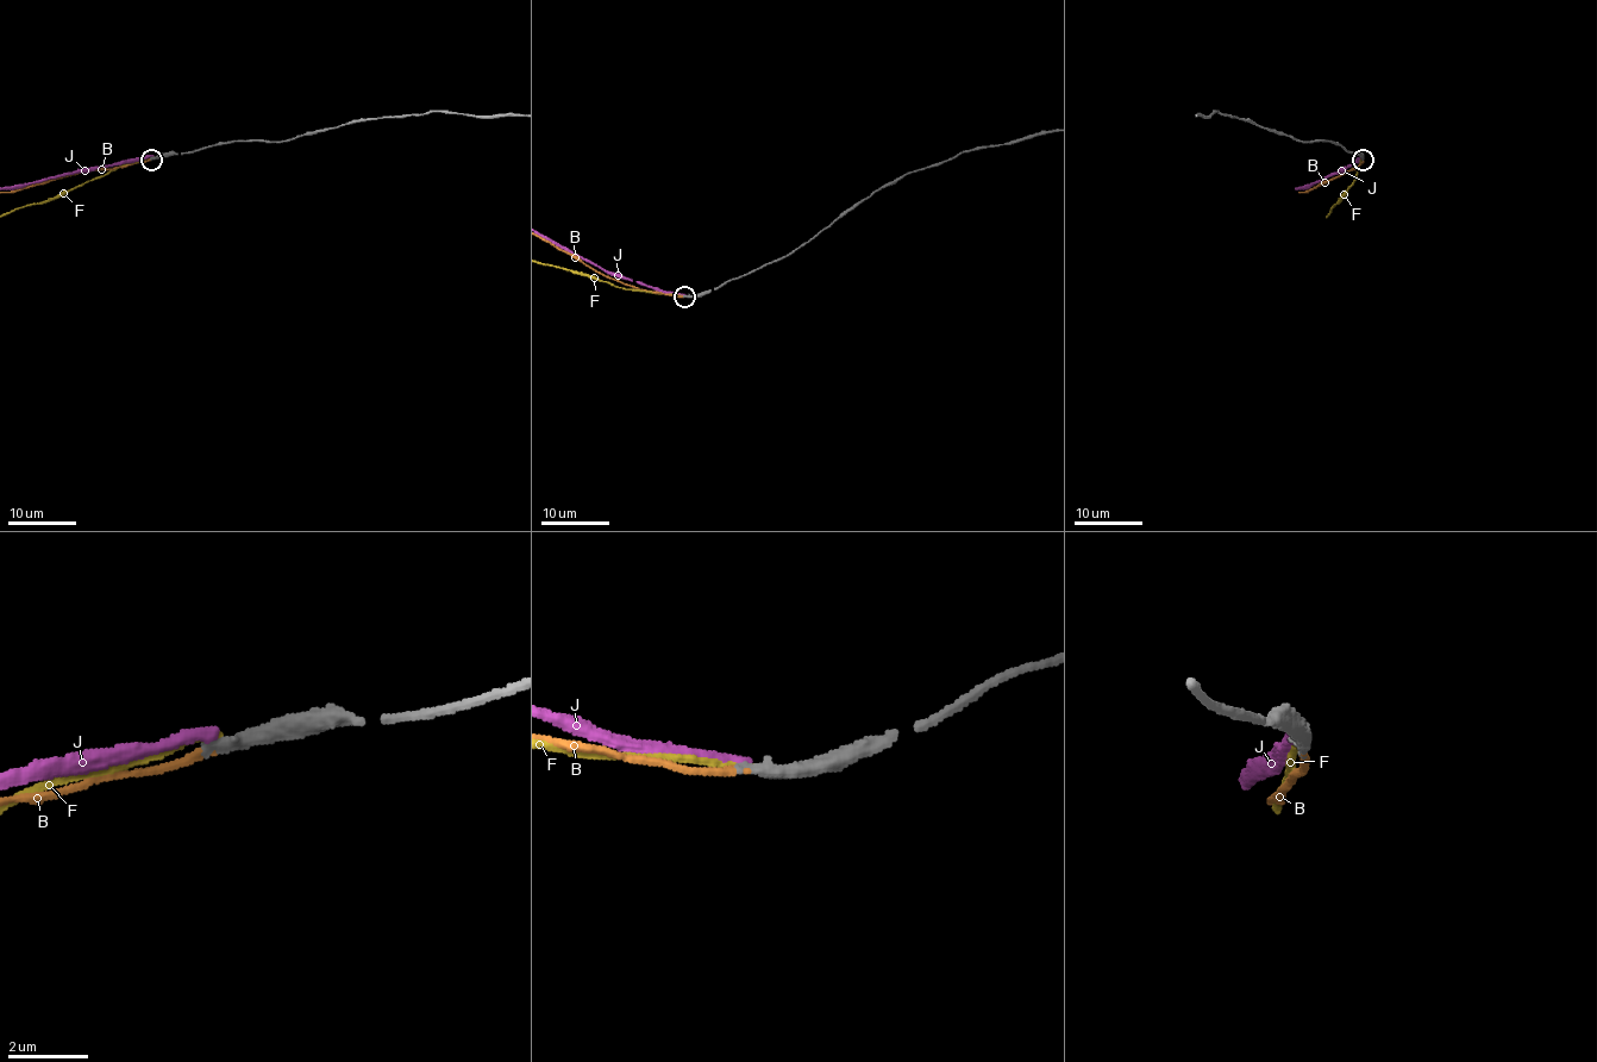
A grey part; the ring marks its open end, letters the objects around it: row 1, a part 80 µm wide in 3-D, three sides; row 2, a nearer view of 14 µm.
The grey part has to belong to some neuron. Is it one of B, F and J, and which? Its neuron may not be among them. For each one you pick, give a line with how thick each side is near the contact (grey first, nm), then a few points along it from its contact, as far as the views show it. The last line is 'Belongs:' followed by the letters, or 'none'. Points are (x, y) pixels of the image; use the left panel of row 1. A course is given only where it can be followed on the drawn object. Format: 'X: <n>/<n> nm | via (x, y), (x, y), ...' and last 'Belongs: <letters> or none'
B: 360/170 nm
Belongs: B

